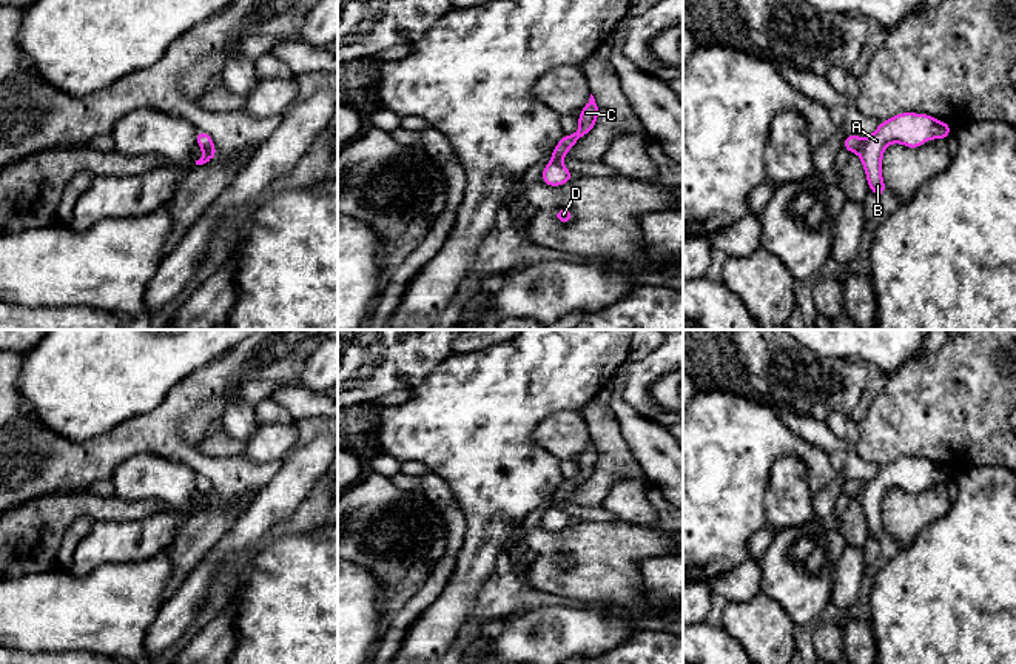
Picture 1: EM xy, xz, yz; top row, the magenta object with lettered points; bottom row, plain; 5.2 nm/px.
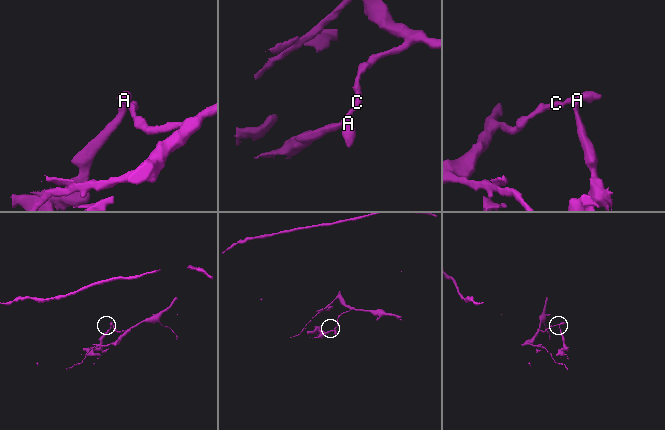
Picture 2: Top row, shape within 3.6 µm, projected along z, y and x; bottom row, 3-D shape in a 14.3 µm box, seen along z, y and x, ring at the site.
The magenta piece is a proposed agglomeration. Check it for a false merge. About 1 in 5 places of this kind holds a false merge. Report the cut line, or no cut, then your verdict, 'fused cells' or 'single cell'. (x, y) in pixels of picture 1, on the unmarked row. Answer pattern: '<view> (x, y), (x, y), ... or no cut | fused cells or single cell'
xz (560, 506), (549, 509) | fused cells

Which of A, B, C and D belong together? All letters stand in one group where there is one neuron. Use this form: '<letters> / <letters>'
A B D / C

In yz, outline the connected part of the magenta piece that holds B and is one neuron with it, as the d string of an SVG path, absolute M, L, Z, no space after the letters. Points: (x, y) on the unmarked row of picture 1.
M902 458L885 467L863 485L859 496L866 527L873 538L879 542L885 535L882 525L882 499L885 493L896 487L908 493L919 493L928 484L948 484L953 473L928 459Z

